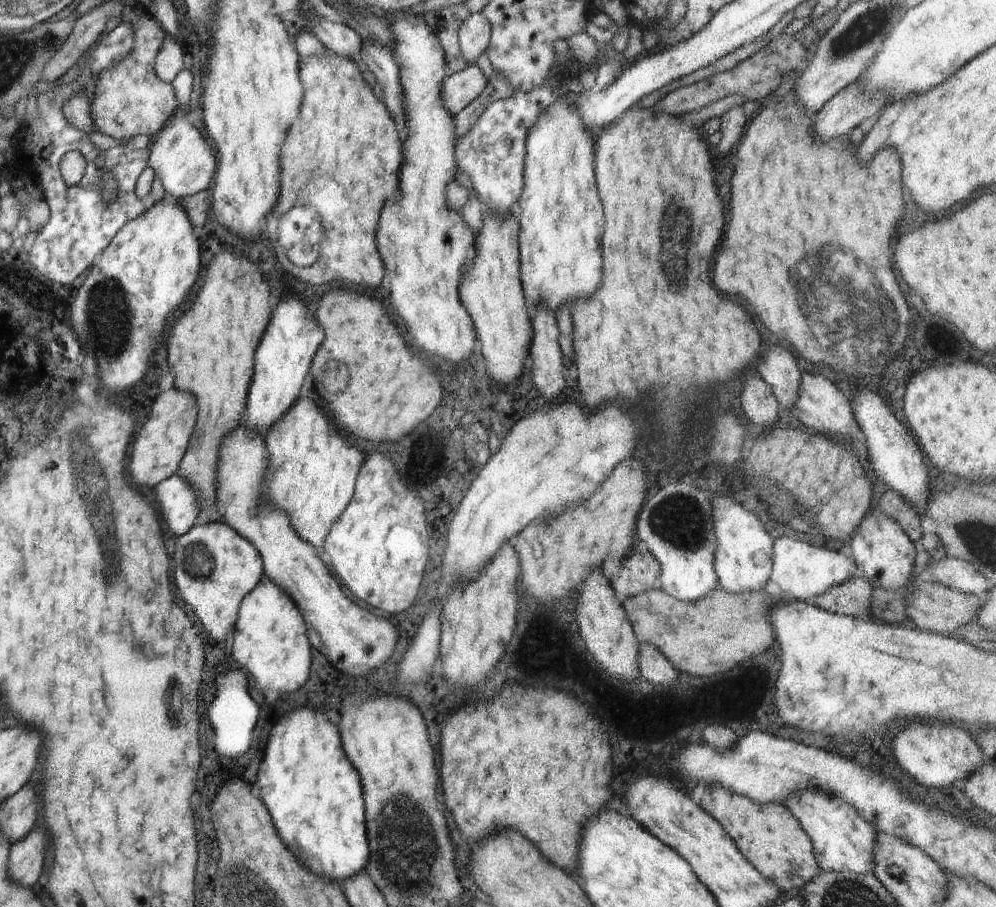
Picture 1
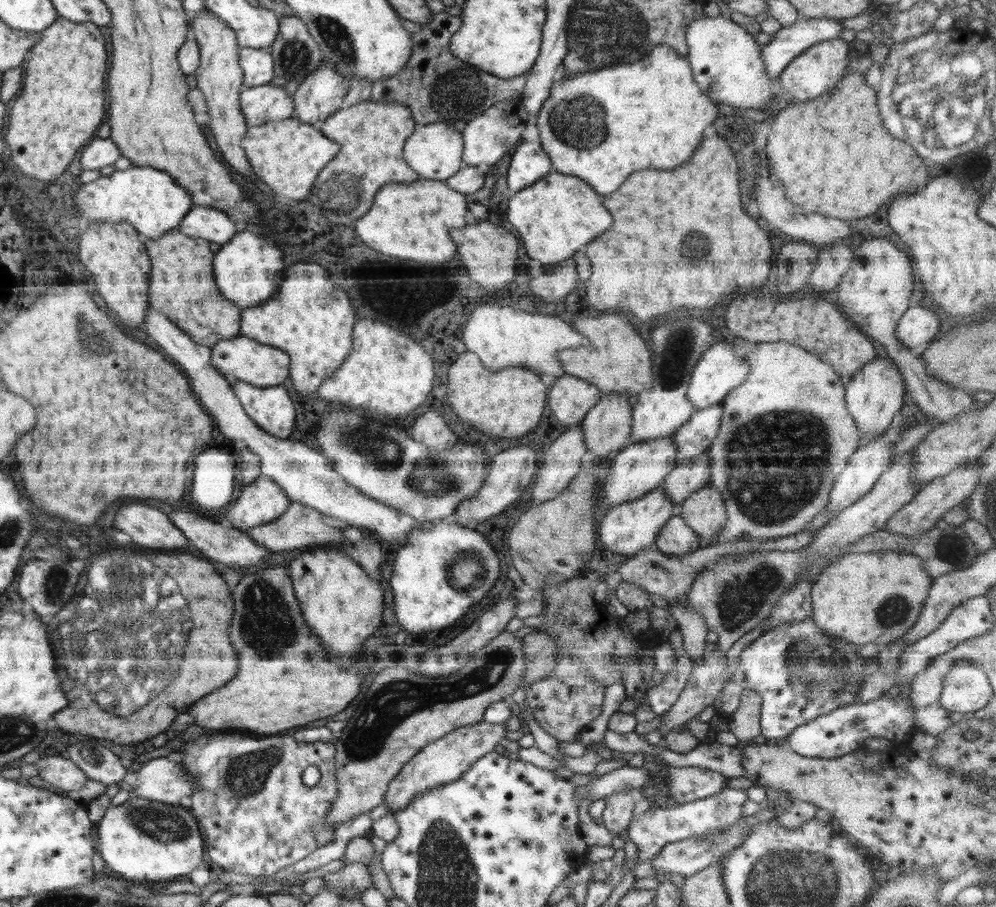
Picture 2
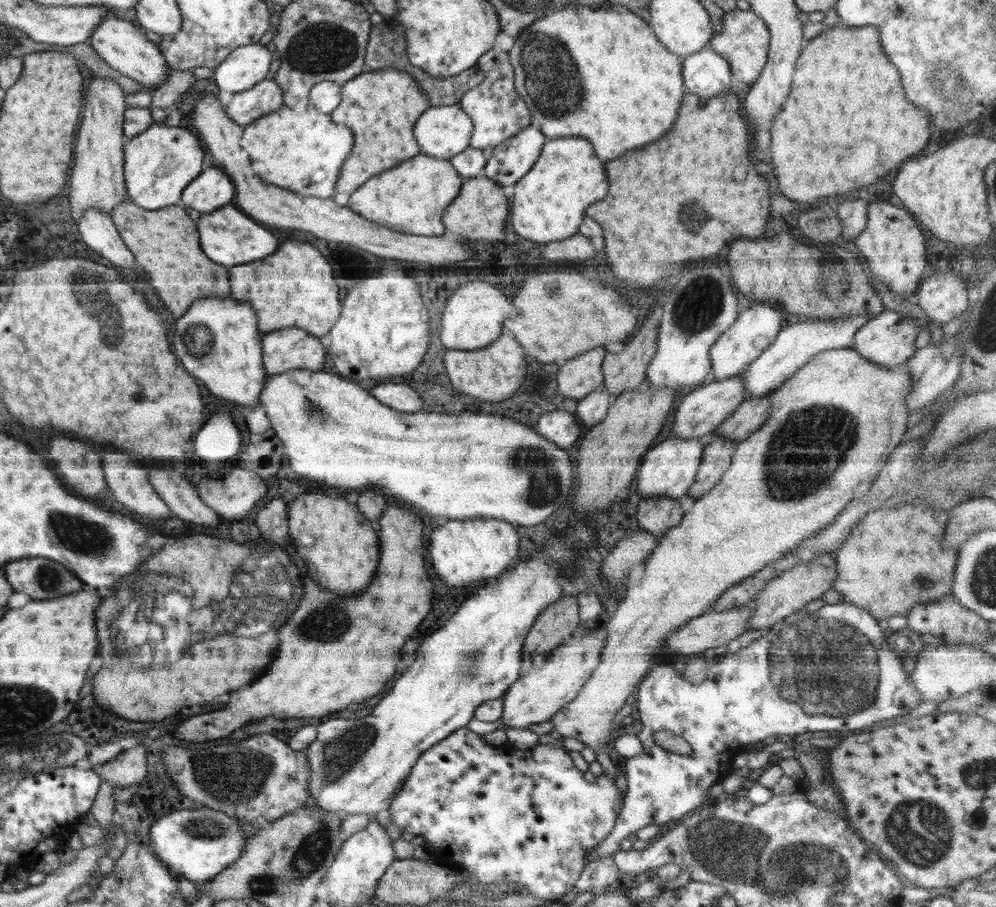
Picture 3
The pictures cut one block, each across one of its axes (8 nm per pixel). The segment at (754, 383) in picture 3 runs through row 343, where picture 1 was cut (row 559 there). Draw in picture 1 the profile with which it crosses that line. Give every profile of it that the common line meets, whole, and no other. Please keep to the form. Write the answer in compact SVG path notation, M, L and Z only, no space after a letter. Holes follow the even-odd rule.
M780 533L774 537L770 584L780 588L787 597L812 602L828 588L849 582L857 572L856 564L844 548L818 547Z

